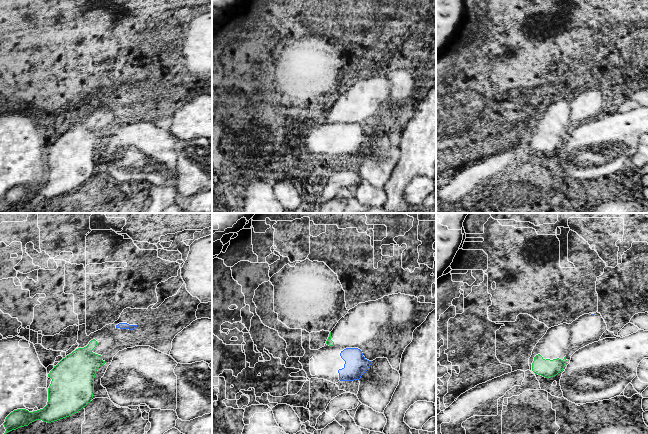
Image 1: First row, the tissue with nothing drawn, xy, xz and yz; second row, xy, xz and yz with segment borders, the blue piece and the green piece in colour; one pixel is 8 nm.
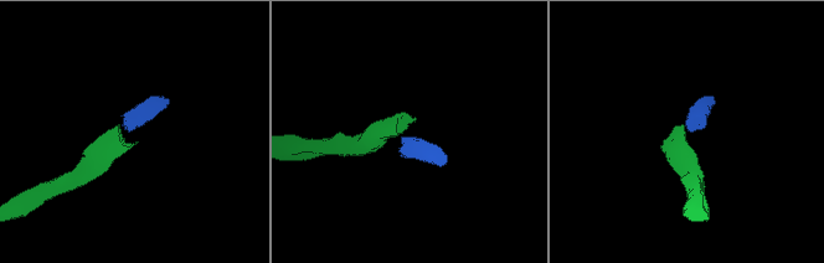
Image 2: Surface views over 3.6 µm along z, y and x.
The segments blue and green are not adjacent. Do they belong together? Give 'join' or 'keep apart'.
keep apart

